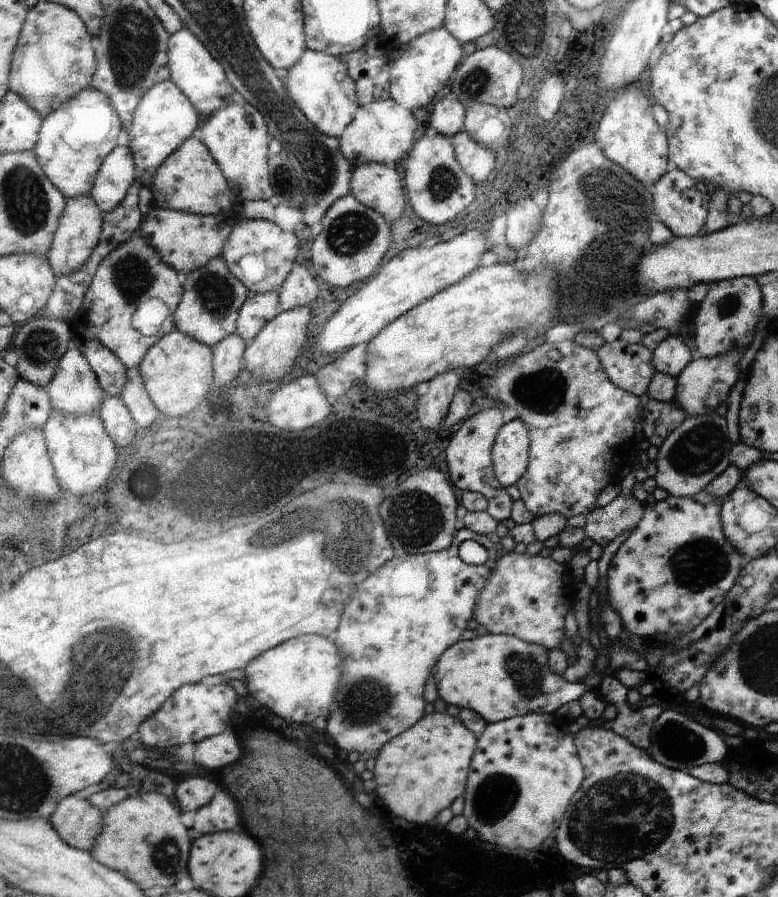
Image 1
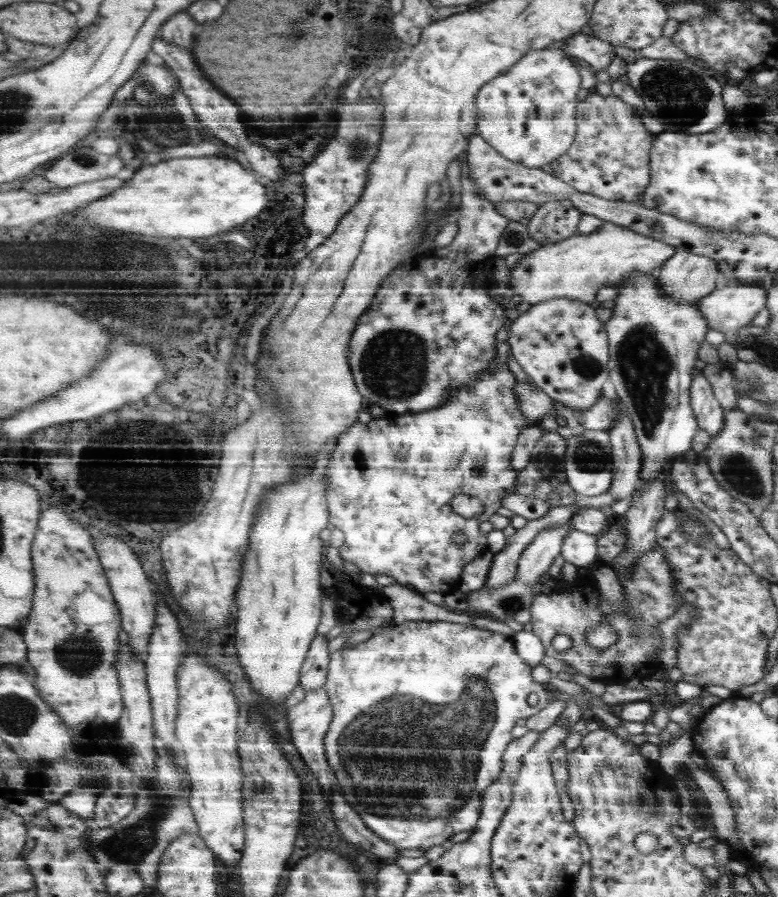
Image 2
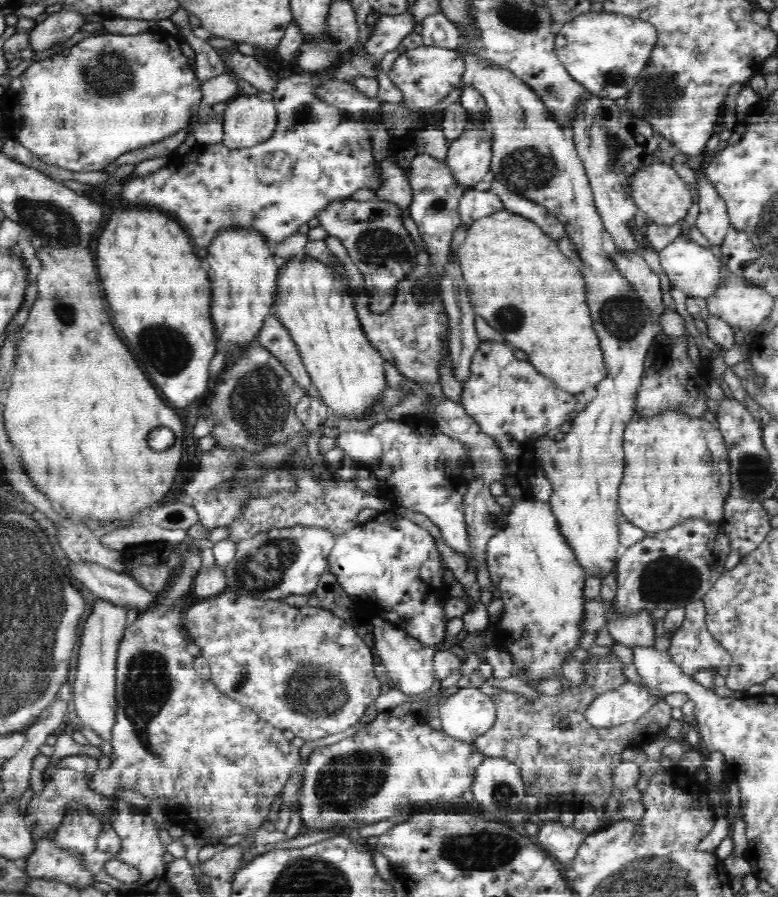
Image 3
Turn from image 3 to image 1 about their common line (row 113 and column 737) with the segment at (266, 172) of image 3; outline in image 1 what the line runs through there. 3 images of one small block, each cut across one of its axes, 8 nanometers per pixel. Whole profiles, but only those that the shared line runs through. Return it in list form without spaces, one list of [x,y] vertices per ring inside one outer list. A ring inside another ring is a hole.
[[[753,278],[721,280],[717,284],[709,284],[705,298],[695,306],[695,318],[693,318],[695,350],[705,360],[713,356],[723,356],[725,350],[733,348],[735,338],[743,338],[753,330],[757,322],[753,312],[759,310],[761,310],[761,290]]]

